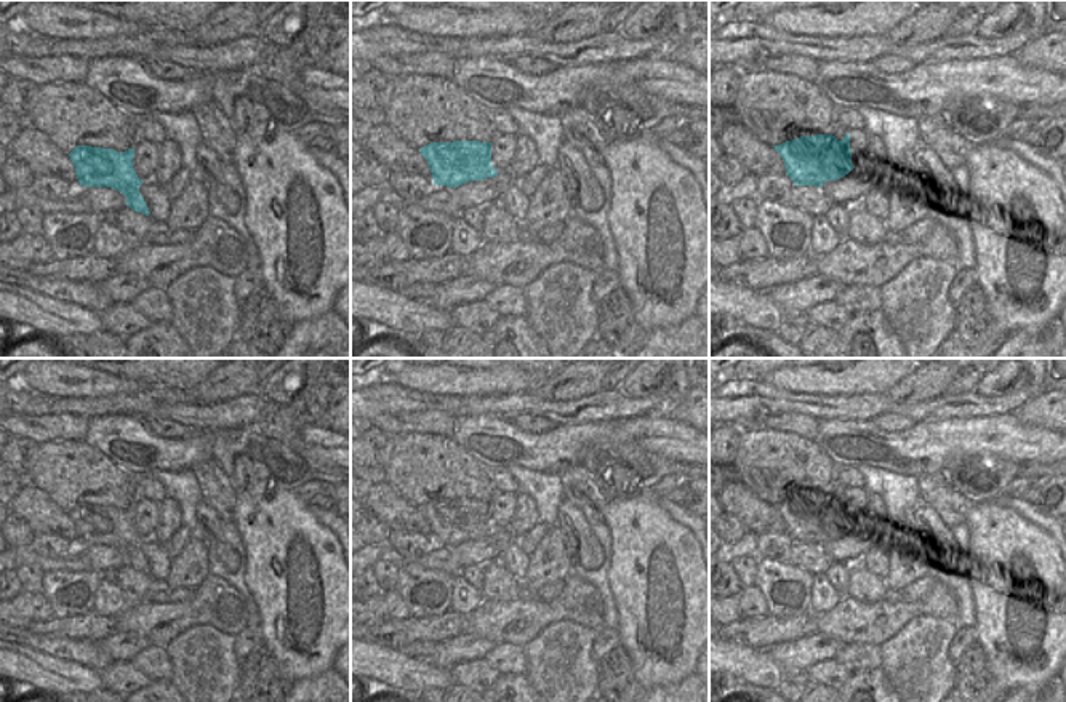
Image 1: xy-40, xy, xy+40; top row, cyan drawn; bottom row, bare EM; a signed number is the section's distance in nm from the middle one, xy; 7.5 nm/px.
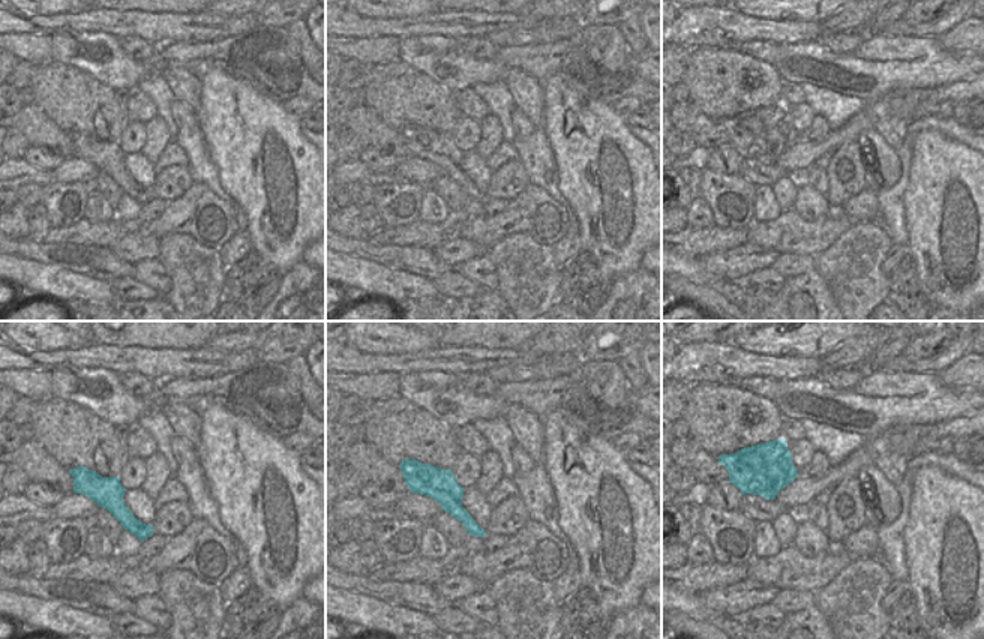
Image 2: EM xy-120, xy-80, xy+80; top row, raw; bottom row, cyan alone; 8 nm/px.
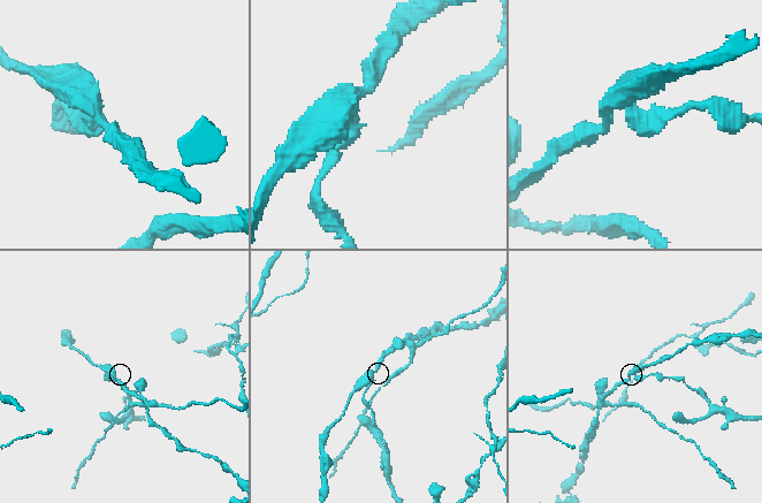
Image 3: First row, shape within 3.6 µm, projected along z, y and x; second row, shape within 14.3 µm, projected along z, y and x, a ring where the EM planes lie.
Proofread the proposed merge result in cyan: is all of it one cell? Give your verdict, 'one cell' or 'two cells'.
two cells

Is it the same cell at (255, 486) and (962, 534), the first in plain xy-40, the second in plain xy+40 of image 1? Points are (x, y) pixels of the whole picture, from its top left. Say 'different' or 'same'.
different

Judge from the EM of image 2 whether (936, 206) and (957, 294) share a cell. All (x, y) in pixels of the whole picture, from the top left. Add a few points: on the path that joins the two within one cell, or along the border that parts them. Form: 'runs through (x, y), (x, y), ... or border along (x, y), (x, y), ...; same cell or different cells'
runs through (938, 228), (942, 272); same cell

